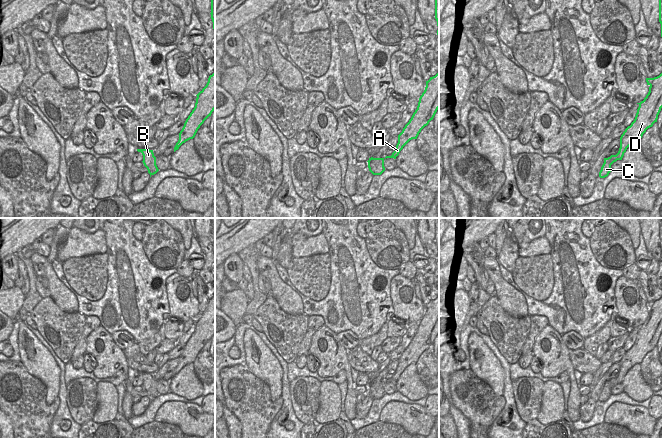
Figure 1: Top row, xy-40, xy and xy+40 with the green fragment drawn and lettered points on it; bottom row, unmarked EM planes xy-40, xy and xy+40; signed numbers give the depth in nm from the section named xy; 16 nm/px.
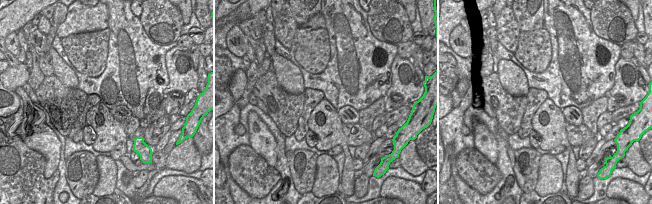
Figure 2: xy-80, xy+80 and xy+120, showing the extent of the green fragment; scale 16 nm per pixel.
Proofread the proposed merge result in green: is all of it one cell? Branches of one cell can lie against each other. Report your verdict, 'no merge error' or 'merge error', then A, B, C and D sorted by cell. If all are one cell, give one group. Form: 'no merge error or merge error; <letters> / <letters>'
no merge error; A B C D

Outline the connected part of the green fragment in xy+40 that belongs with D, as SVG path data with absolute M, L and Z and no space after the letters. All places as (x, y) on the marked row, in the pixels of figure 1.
M663 71L654 78L646 78L649 92L639 105L634 121L628 126L620 137L620 148L616 155L604 158L604 163L599 172L600 178L609 175L611 165L617 160L622 160L627 148L635 141L641 140L646 130L657 122L658 115L663 107Z

